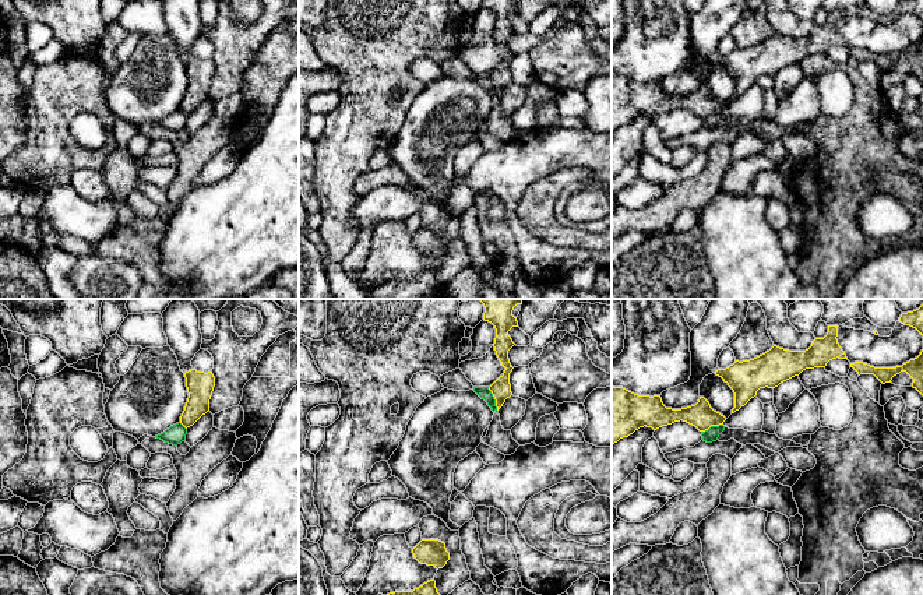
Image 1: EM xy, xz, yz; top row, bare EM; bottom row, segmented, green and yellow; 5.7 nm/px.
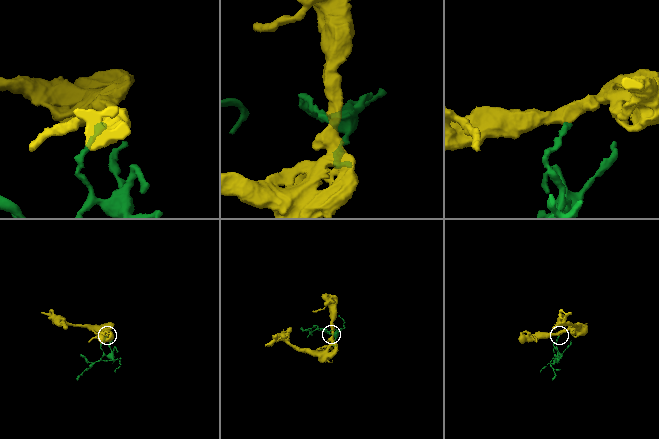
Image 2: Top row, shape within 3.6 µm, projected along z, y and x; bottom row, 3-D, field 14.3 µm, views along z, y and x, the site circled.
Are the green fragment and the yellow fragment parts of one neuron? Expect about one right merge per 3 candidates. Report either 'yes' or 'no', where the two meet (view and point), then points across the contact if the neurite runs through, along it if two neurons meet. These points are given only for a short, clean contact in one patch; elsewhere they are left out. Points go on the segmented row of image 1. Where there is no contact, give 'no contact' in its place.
no; meets green in xz at (493, 398); border along xz (488, 387), (497, 409)

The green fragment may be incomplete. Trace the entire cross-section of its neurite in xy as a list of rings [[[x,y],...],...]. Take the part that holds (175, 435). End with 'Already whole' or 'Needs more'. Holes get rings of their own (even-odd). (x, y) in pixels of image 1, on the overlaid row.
[[[179,422],[155,437],[163,440],[165,443],[177,446],[186,440],[186,434],[187,429]]]. Already whole

